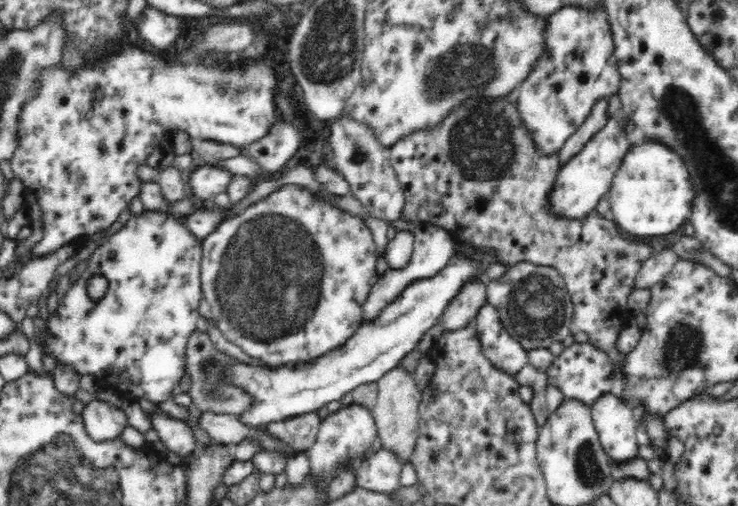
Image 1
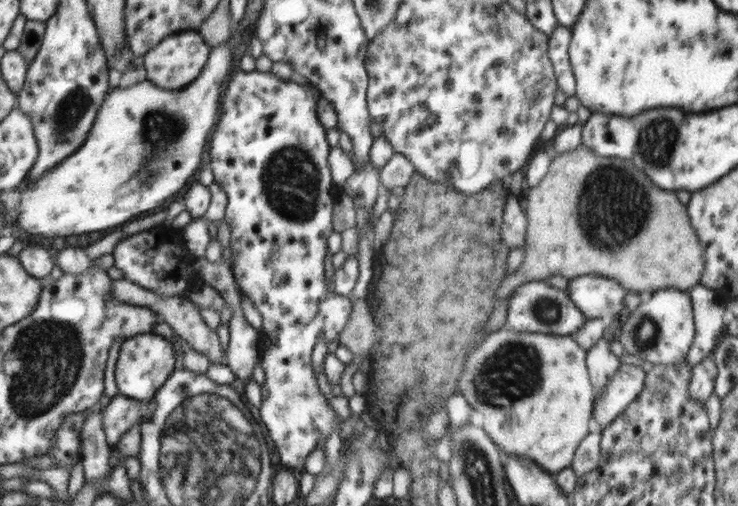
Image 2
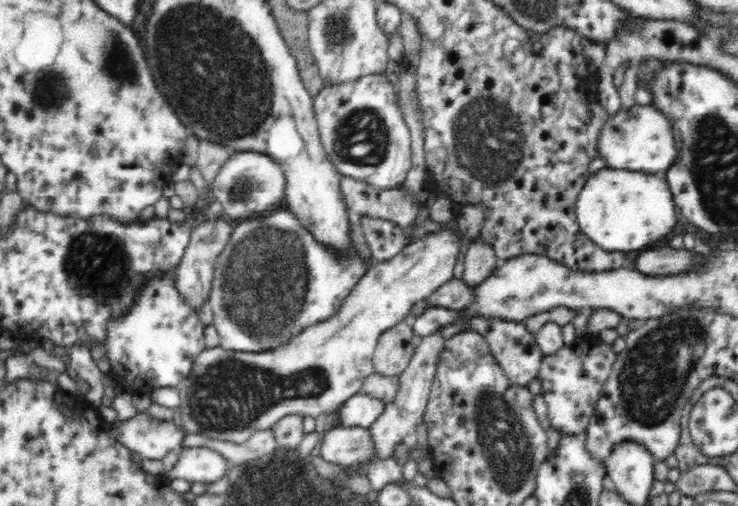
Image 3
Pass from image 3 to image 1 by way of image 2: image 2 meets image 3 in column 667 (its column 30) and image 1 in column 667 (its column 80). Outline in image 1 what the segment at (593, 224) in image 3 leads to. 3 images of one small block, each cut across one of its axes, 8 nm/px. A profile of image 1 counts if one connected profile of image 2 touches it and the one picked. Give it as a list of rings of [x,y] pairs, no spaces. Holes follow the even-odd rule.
[[[659,142],[634,144],[614,174],[610,192],[609,217],[630,236],[652,238],[683,228],[690,212],[690,184],[686,184],[685,164],[677,154]]]

